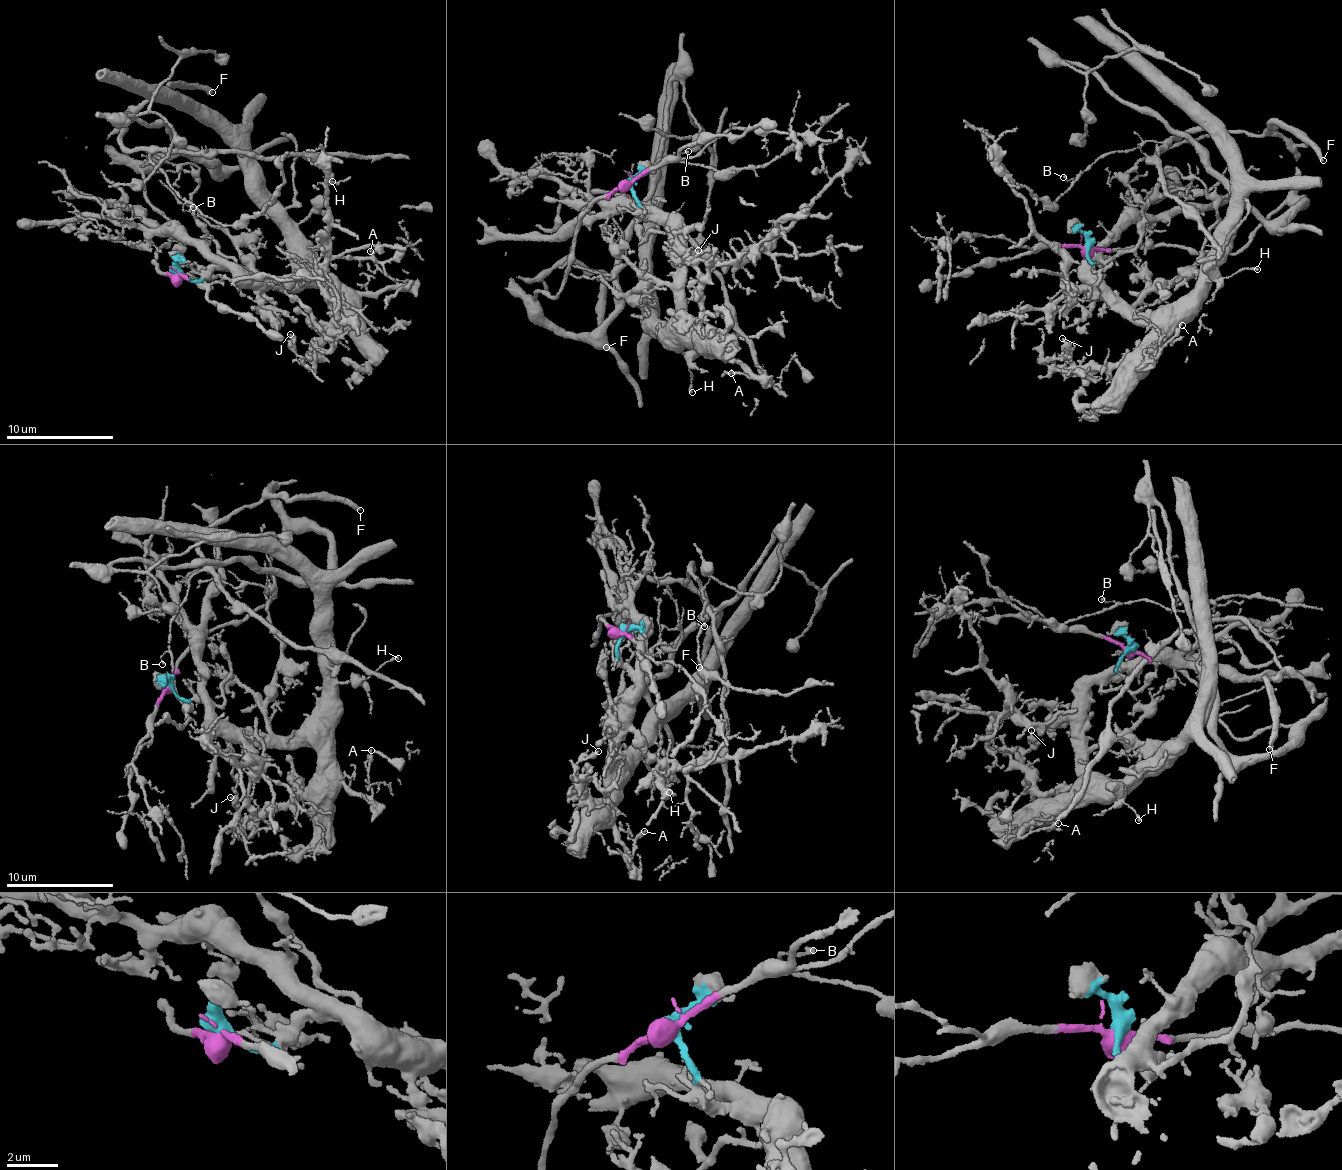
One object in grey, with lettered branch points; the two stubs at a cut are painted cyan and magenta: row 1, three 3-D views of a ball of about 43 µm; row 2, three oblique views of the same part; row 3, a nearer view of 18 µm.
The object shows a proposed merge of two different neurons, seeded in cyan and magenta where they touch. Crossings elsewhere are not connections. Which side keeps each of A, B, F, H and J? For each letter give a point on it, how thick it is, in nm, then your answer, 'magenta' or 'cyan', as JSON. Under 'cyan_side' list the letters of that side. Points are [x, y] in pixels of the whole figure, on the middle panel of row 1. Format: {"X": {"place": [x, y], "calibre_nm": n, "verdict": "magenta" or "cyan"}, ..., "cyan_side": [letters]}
{"A": {"place": [731, 373], "calibre_nm": 240, "verdict": "cyan"}, "B": {"place": [688, 151], "calibre_nm": 130, "verdict": "magenta"}, "F": {"place": [606, 347], "calibre_nm": 320, "verdict": "magenta"}, "H": {"place": [692, 392], "calibre_nm": 160, "verdict": "cyan"}, "J": {"place": [698, 250], "calibre_nm": 360, "verdict": "cyan"}, "cyan_side": ["A", "H", "J"]}

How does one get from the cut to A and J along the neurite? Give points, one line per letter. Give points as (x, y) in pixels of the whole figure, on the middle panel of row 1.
A: (628, 186), (640, 212), (671, 223), (684, 294), (684, 314), (691, 327), (714, 339), (752, 374), (731, 373)
J: (628, 186), (640, 212), (671, 223), (684, 314), (694, 332), (701, 325), (702, 278), (690, 261), (697, 249)

